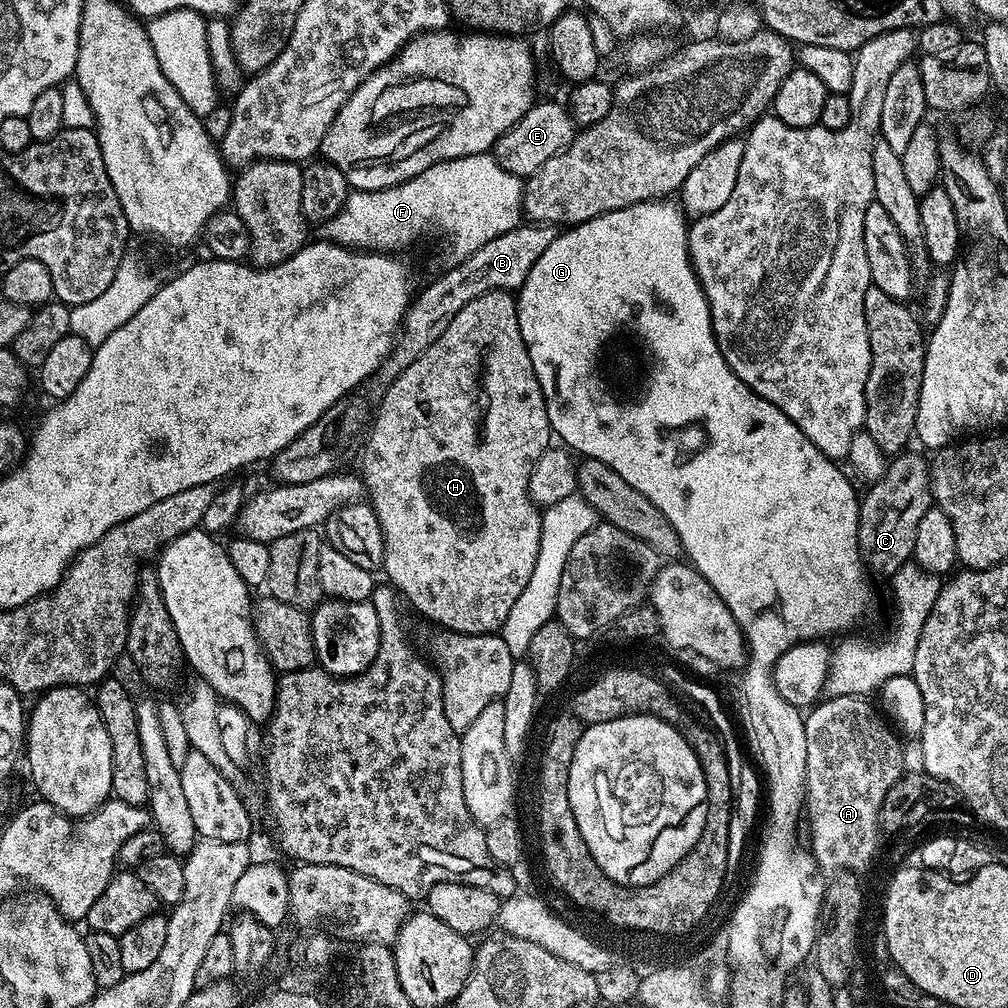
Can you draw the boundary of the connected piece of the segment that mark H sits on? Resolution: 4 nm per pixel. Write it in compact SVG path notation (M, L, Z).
M487 292L474 302L466 302L458 314L454 314L454 322L446 326L446 334L434 342L420 355L402 374L392 379L391 384L383 389L384 397L380 400L380 413L372 424L372 433L368 436L368 445L364 448L364 469L362 475L367 495L374 514L382 528L384 539L384 562L382 572L388 575L387 583L401 593L428 620L440 624L441 629L450 632L464 632L466 635L499 633L506 622L506 614L510 614L514 602L518 602L518 594L526 588L530 573L534 570L534 562L538 558L538 542L534 538L524 538L524 524L540 524L541 509L531 502L525 502L528 479L532 473L534 462L539 456L549 451L548 439L554 433L548 415L546 402L538 384L492 384L488 376L532 376L534 366L530 362L530 354L526 350L526 342L522 342L522 334L518 326L518 310L516 296L512 292Z

